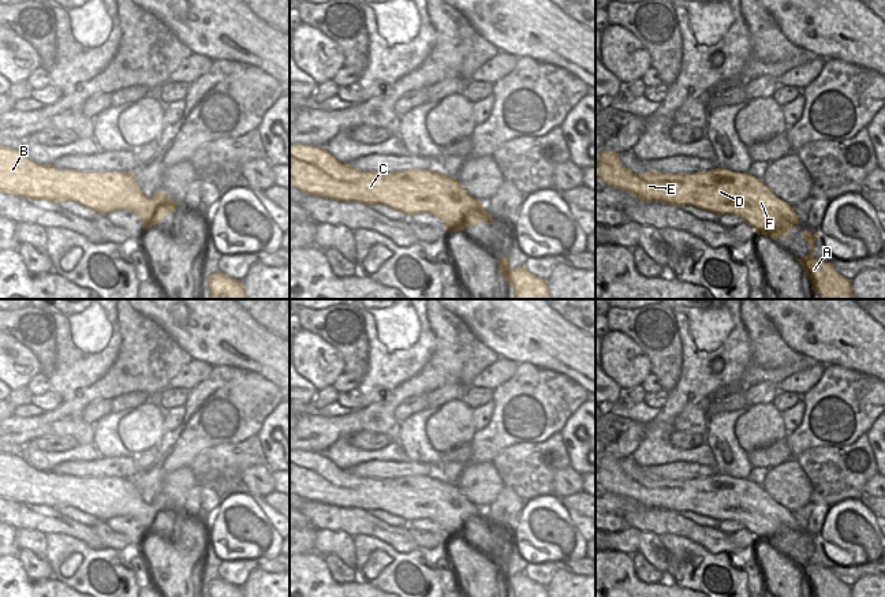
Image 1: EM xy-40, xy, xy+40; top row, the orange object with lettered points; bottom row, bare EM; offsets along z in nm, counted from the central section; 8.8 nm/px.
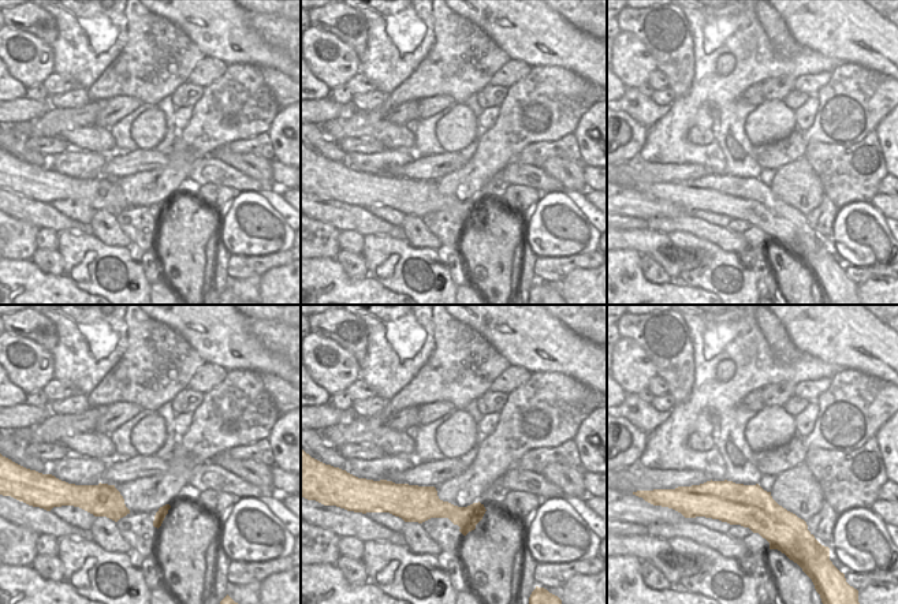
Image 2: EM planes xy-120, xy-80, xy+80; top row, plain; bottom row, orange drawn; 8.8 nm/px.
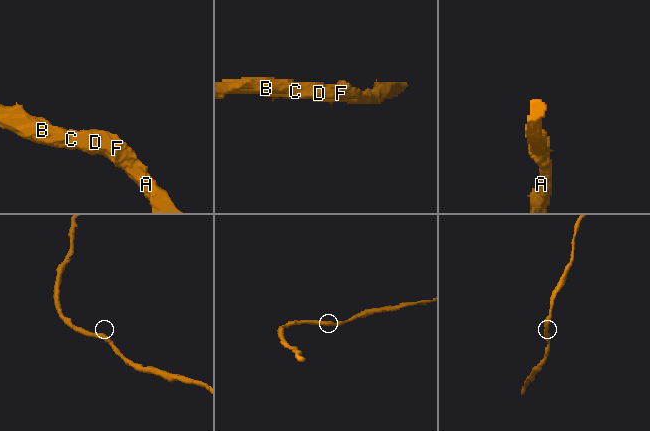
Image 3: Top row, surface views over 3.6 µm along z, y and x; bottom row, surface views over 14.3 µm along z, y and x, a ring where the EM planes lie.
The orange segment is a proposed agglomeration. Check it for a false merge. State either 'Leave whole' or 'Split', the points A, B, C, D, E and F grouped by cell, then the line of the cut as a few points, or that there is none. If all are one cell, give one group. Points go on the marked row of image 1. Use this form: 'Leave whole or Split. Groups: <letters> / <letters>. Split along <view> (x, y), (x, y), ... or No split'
Leave whole. Groups: A B C D E F. No split

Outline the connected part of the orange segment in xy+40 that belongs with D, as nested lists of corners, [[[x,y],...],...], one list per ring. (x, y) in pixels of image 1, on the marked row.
[[[604,150],[595,153],[595,178],[613,189],[626,190],[647,202],[665,202],[675,206],[691,205],[718,216],[724,213],[742,216],[744,223],[753,227],[758,235],[766,235],[773,240],[778,235],[788,239],[788,231],[799,224],[793,208],[776,197],[762,179],[748,173],[732,172],[727,168],[695,173],[632,173],[619,160],[619,153]]]

